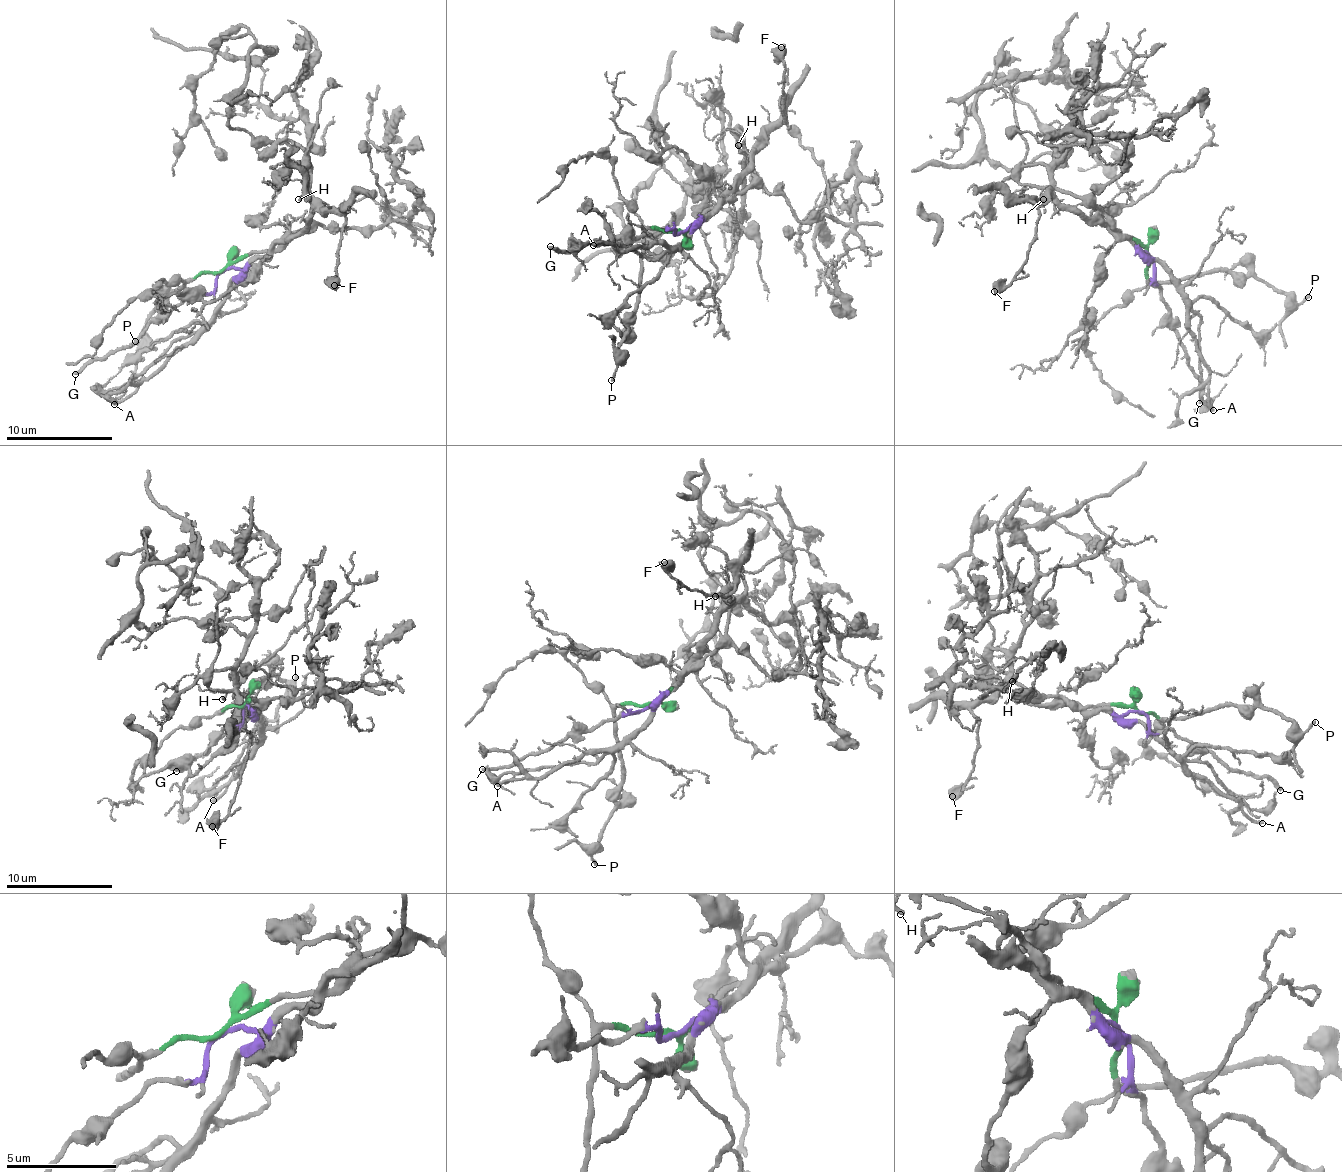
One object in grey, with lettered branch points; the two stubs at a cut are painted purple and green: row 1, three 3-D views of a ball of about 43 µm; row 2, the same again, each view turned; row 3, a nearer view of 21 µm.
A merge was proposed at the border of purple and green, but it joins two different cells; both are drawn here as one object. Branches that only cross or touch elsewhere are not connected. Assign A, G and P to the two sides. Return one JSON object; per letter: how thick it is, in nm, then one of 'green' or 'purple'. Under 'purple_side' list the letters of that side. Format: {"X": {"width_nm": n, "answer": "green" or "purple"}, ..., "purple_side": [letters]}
{"A": {"width_nm": 200, "answer": "purple"}, "G": {"width_nm": 240, "answer": "purple"}, "P": {"width_nm": 180, "answer": "green"}, "purple_side": ["A", "G"]}

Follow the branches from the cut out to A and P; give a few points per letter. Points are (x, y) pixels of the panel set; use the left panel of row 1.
A: (223, 271), (231, 268), (237, 274), (229, 293), (205, 325), (133, 393), (113, 405)
P: (223, 271), (196, 275), (185, 280), (182, 289), (156, 309), (146, 322), (141, 345), (134, 340)

